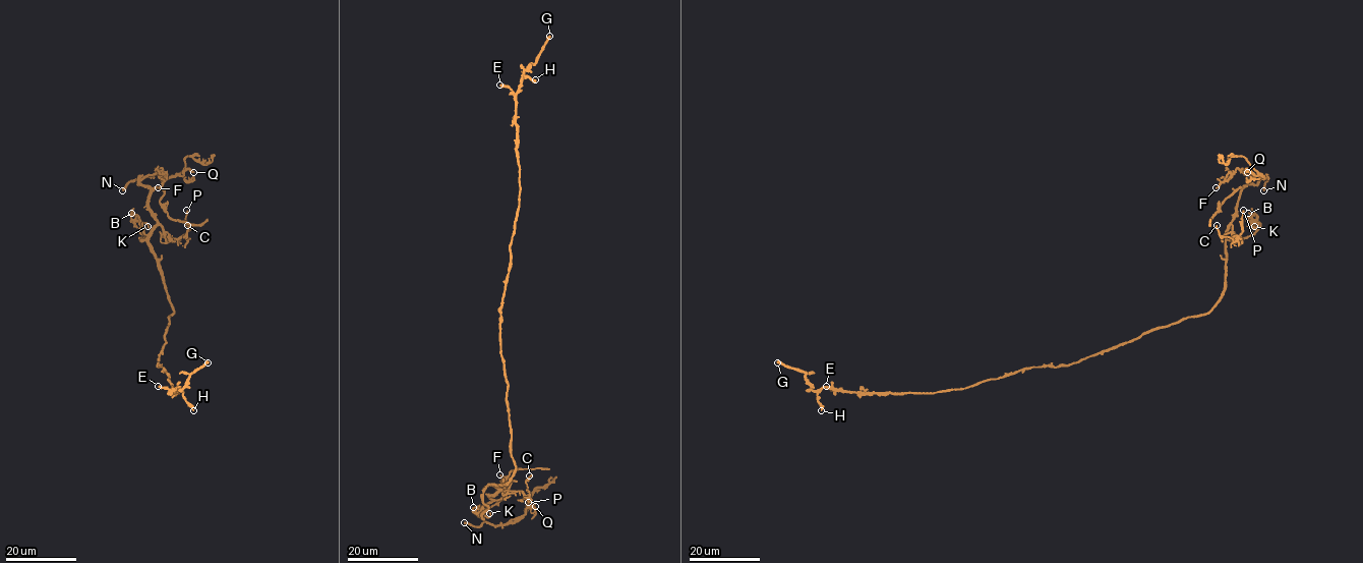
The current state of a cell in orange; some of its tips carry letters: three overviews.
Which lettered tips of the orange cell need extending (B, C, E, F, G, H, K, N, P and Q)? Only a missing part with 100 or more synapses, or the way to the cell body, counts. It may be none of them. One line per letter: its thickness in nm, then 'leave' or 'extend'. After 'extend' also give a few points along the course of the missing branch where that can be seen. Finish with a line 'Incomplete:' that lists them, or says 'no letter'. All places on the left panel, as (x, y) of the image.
B: 170 nm | leave
C: 190 nm | leave
E: 420 nm | leave
F: 140 nm | leave
G: 400 nm | extend
H: 260 nm | leave
K: 140 nm | leave
N: 320 nm | extend | (122, 190), (94, 191), (67, 159), (61, 182), (62, 212), (58, 216)
P: 180 nm | leave
Q: 140 nm | leave
Incomplete: G, N

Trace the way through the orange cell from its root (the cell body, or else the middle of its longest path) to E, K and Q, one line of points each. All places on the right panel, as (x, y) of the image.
E: (1122, 343), (1067, 366), (1021, 369), (959, 389), (857, 394), (833, 391), (826, 386)
K: (1122, 343), (1206, 314), (1224, 289), (1226, 241), (1251, 236), (1259, 223), (1256, 222), (1258, 224), (1254, 226)
Q: (1122, 343), (1206, 314), (1219, 299), (1225, 286), (1226, 230), (1240, 191), (1266, 176), (1247, 172)

